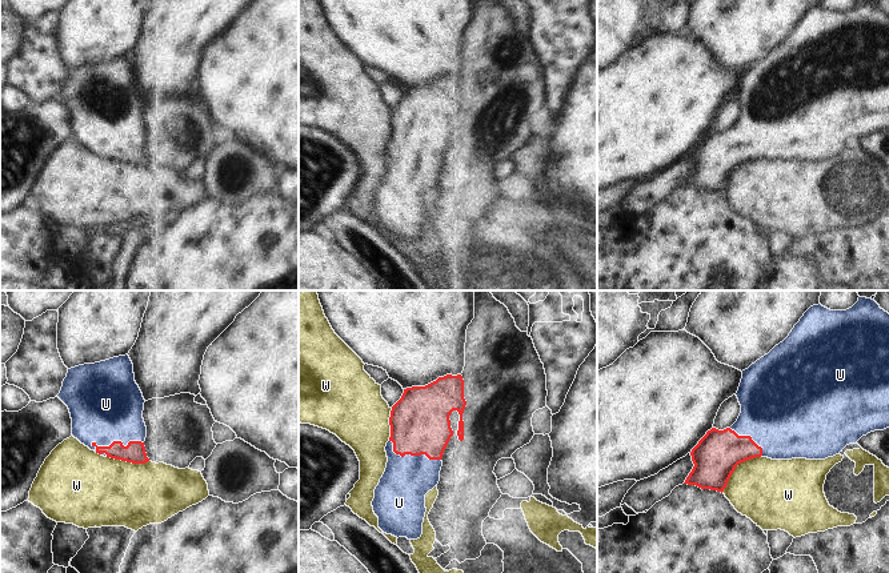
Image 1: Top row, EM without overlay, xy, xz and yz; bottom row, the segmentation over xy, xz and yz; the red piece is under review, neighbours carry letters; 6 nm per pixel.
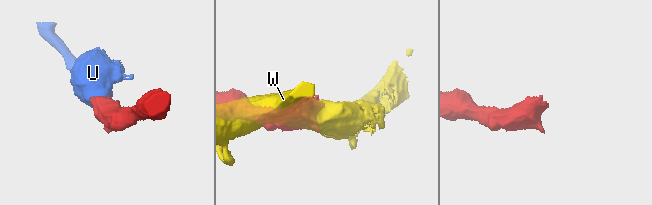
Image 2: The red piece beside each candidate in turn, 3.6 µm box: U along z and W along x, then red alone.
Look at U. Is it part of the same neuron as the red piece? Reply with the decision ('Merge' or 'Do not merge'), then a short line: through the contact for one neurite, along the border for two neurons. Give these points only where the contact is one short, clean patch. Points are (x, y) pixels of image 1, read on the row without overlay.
Merge. Line: xy (135, 153), (128, 147), (116, 143), (105, 105)

